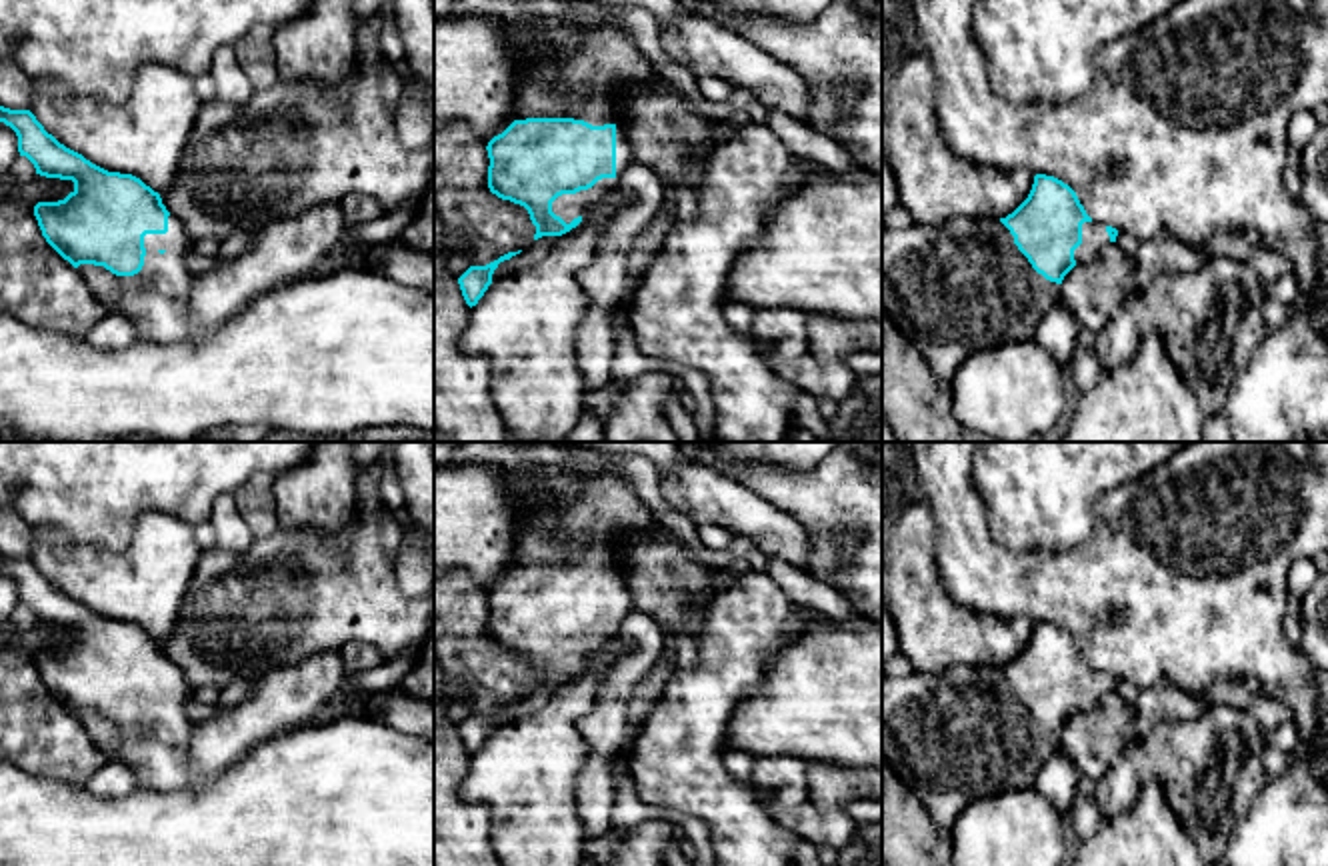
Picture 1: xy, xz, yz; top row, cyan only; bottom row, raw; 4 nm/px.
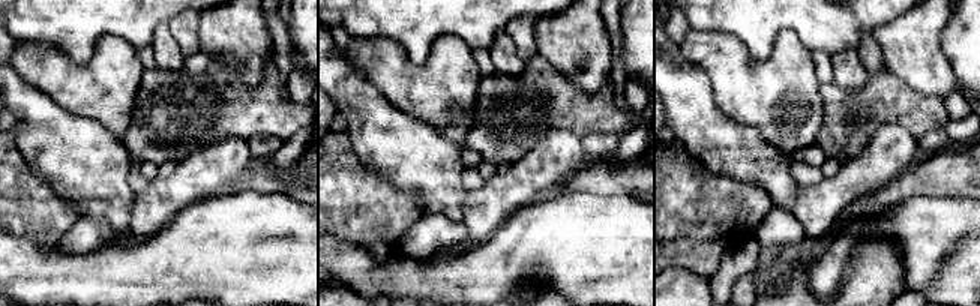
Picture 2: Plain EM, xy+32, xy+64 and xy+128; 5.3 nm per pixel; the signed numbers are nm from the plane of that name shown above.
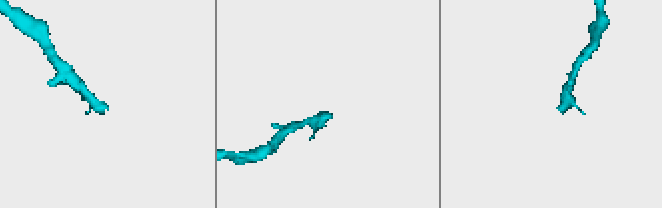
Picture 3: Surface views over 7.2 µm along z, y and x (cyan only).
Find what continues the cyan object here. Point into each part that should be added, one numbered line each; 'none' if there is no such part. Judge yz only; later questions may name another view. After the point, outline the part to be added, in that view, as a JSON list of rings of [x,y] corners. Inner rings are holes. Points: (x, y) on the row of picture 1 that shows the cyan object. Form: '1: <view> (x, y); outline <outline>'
1: yz (962, 286); outline [[[882,212],[882,310],[928,360],[938,378],[950,382],[962,362],[980,350],[1032,340],[1042,316],[1060,300],[1060,284],[1038,274],[996,218],[956,216],[940,226],[888,228]]]

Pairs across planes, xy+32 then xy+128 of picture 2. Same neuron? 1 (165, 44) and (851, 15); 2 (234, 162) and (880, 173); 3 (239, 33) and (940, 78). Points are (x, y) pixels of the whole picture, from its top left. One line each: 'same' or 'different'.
1: different
2: same
3: same

